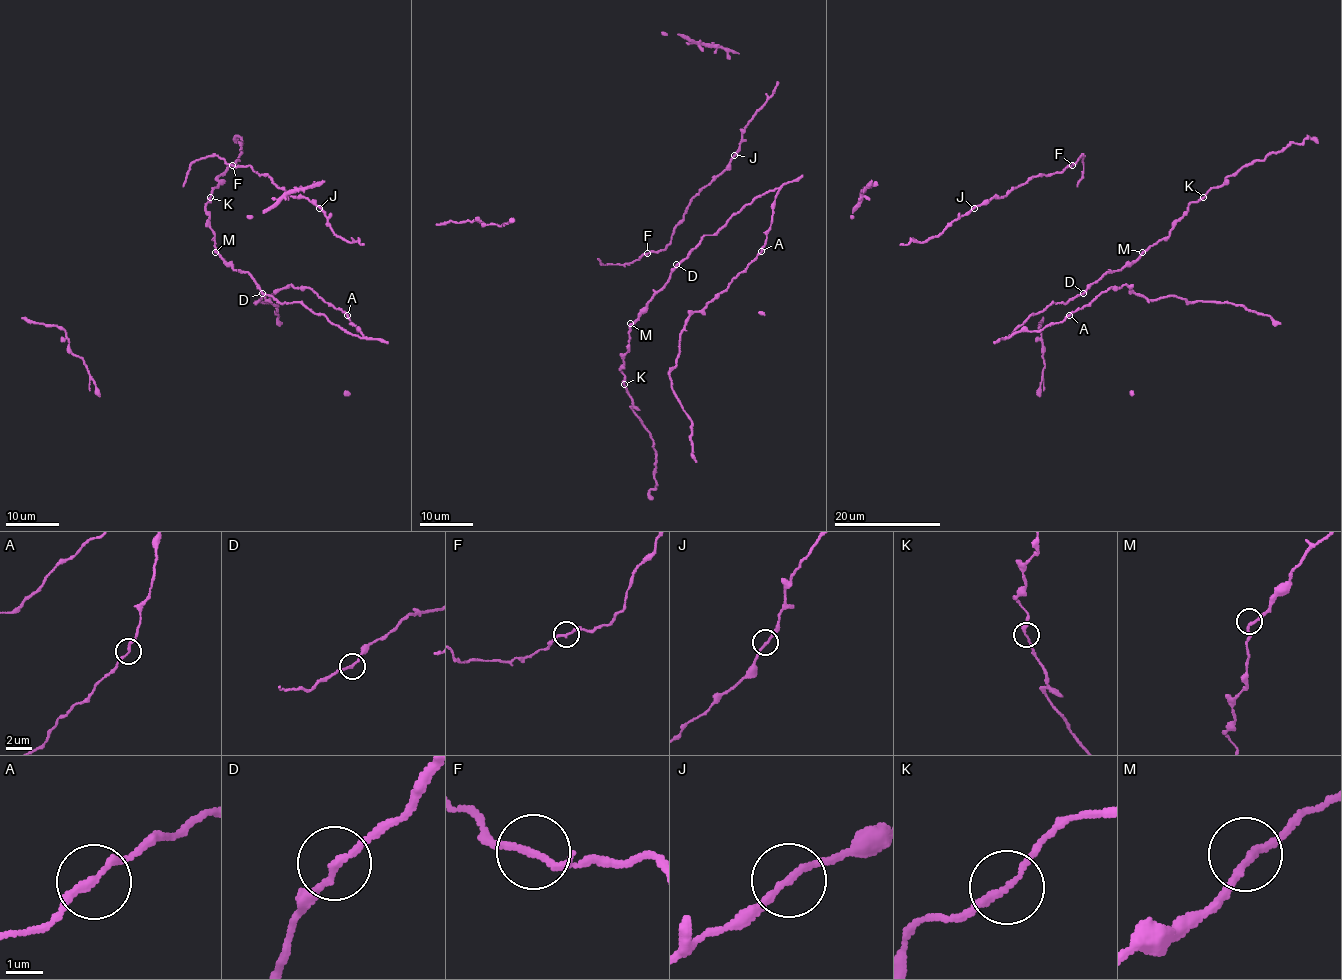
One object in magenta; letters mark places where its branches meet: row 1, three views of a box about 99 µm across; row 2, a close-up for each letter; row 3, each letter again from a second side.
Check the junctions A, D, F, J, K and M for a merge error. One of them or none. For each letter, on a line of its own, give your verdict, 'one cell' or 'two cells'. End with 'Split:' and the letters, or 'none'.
A: one cell
D: one cell
F: one cell
J: one cell
K: one cell
M: one cell
Split: none

